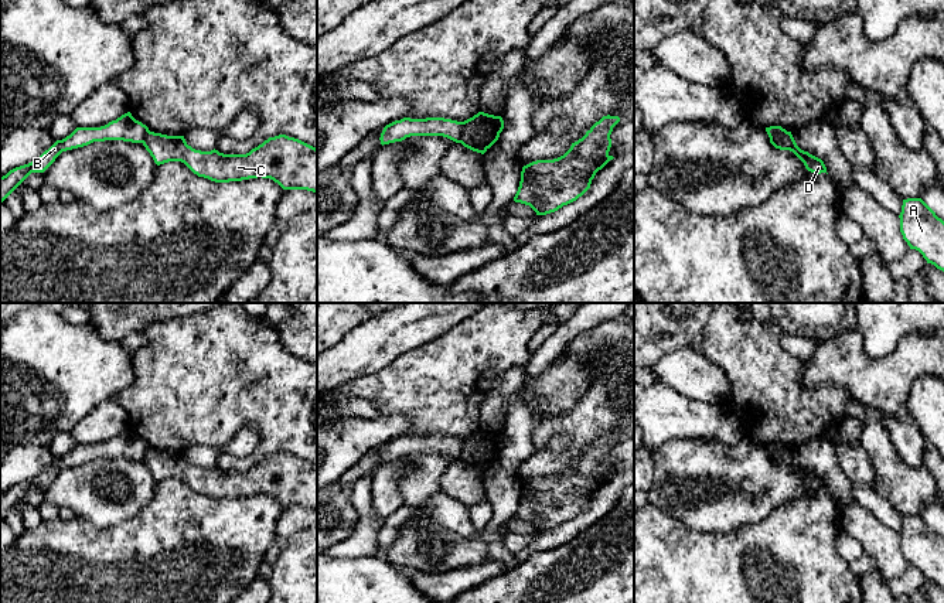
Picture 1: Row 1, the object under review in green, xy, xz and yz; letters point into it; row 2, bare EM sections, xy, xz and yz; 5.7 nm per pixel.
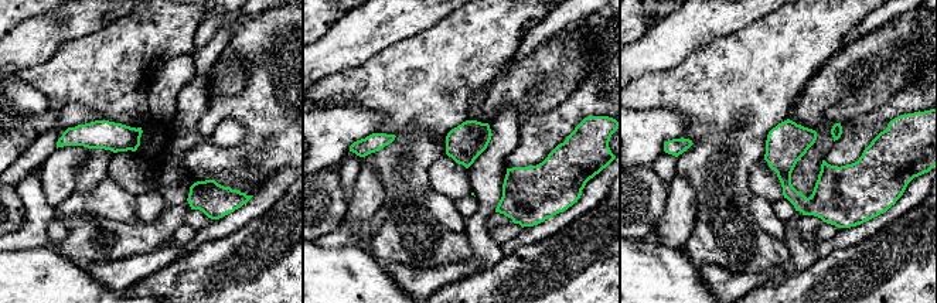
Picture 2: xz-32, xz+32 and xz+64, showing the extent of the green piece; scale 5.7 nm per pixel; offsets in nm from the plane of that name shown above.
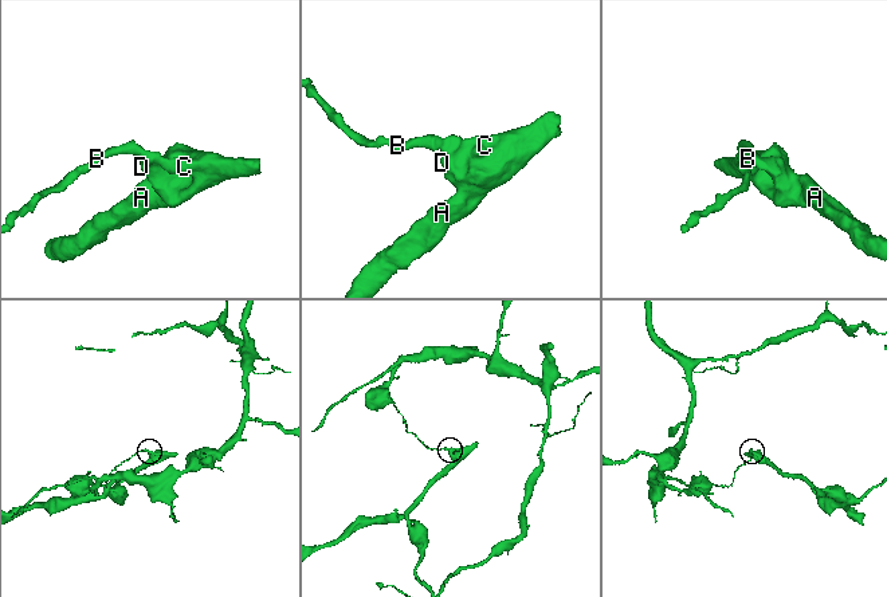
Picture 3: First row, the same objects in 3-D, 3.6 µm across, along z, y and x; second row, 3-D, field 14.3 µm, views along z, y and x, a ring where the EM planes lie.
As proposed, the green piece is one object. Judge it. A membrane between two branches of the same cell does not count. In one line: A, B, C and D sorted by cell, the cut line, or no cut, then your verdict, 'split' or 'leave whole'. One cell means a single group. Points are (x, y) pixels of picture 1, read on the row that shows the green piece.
A C D / B | xz (464, 122), (457, 142) | split

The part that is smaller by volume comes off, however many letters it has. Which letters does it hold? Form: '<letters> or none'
A, C, D

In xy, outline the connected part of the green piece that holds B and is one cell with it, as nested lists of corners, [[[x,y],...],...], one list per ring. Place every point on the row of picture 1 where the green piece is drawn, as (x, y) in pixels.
[[[130,112],[100,127],[76,127],[65,139],[57,140],[37,160],[16,167],[0,177],[0,202],[3,202],[31,173],[44,173],[62,151],[105,140],[143,143],[149,132],[149,127],[136,120]]]

